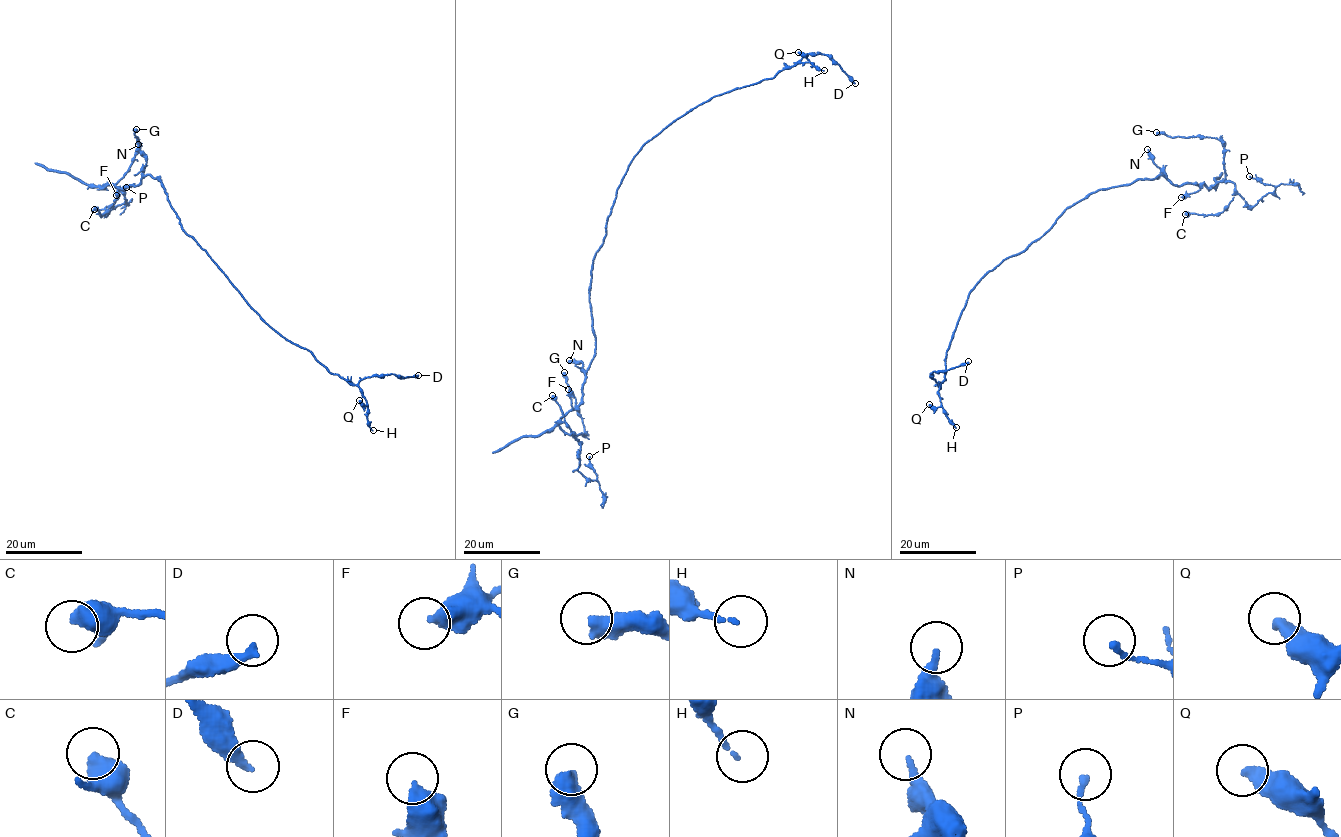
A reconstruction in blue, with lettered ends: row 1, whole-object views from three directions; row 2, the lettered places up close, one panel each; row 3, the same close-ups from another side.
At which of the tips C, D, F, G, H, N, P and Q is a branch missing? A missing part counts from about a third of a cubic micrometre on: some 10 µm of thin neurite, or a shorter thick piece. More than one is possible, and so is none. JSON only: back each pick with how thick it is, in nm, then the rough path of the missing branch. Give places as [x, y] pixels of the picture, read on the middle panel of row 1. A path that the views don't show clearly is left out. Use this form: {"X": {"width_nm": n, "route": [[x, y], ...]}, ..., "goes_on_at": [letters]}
{"goes_on_at": []}

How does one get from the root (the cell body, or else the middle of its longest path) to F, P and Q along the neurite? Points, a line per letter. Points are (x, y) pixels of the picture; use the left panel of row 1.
F: (181, 224), (161, 180), (157, 180), (159, 177), (145, 176), (136, 186), (123, 186), (116, 195)
P: (181, 224), (160, 177), (149, 175), (134, 186), (105, 184), (118, 190), (106, 214), (125, 202), (126, 187)
Q: (181, 224), (260, 318), (285, 338), (307, 349), (331, 373), (354, 384), (367, 405), (359, 400)

